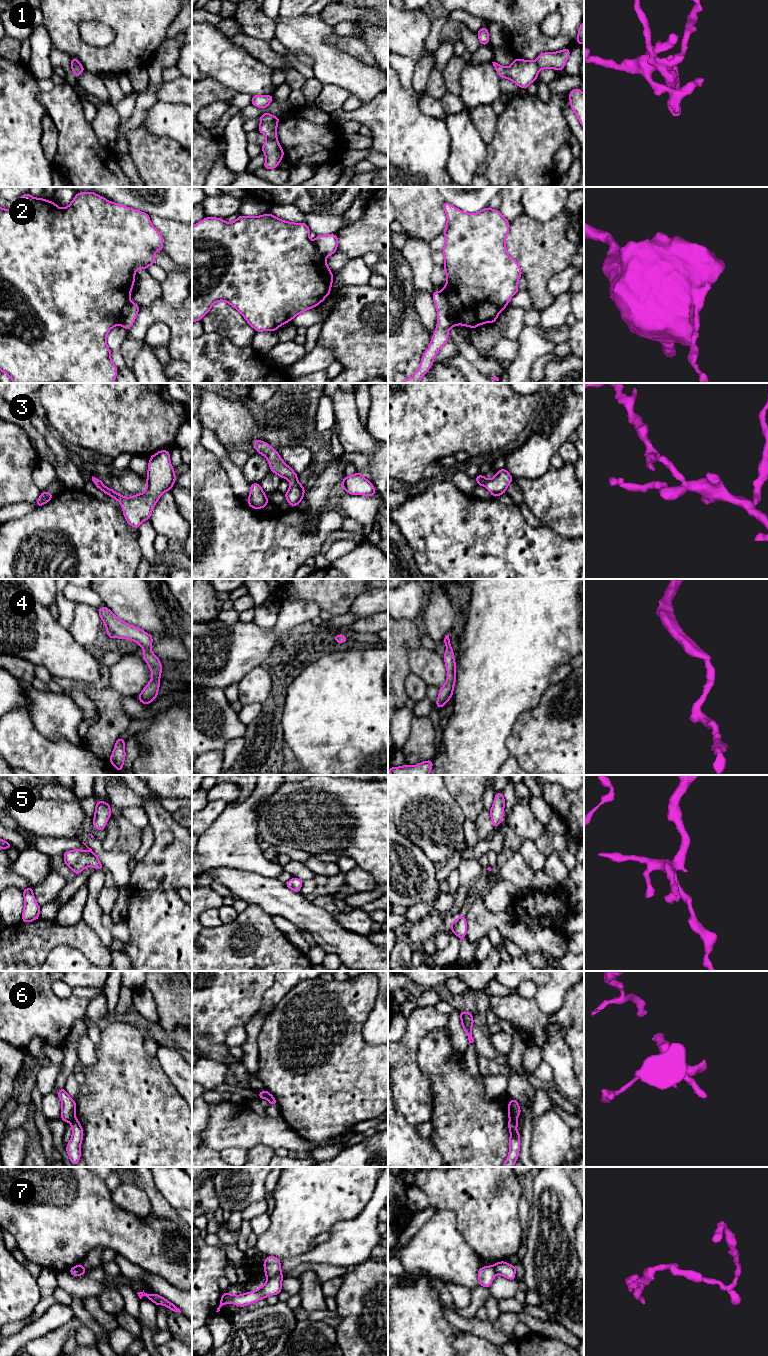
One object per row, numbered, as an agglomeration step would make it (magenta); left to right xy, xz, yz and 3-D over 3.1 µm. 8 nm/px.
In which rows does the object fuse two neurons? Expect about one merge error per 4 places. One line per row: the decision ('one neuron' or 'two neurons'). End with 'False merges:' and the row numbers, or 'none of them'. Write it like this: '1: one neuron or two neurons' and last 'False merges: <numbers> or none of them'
1: two neurons
2: one neuron
3: one neuron
4: one neuron
5: one neuron
6: two neurons
7: two neurons
False merges: 1, 6, 7

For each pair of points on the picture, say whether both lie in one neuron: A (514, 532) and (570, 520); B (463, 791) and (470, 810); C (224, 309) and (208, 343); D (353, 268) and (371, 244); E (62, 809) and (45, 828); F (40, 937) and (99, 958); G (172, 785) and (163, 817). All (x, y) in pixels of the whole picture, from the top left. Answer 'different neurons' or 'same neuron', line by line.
A: different neurons
B: same neuron
C: different neurons
D: different neurons
E: same neuron
F: same neuron
G: different neurons

